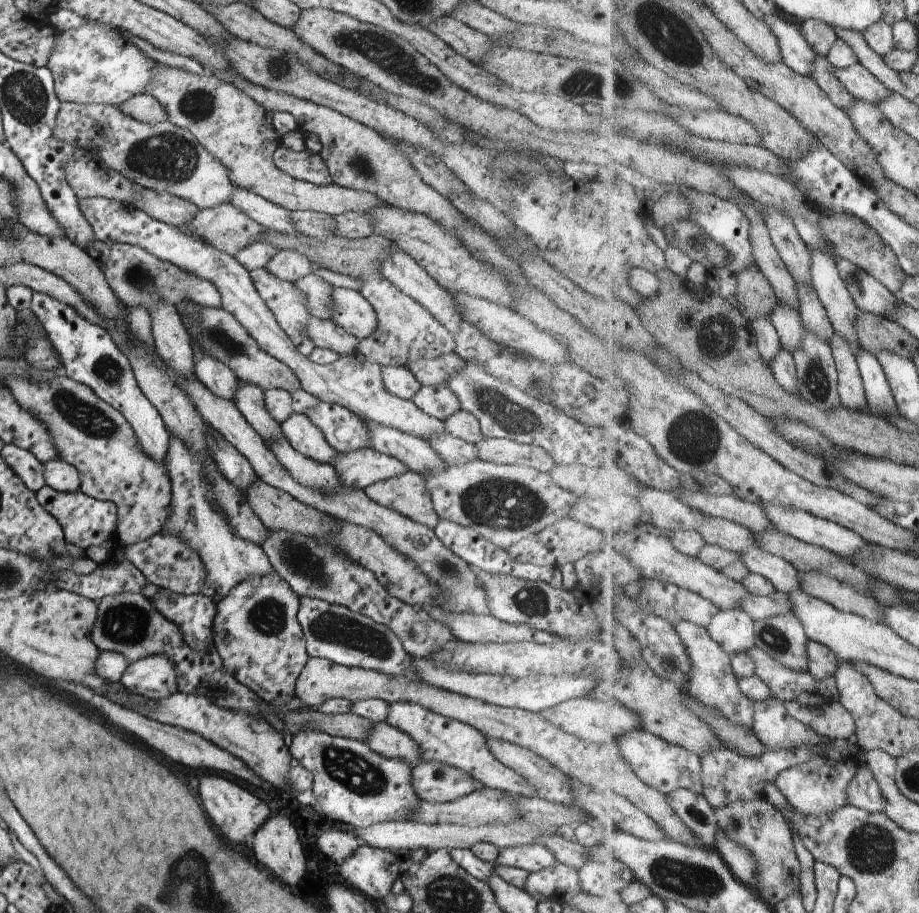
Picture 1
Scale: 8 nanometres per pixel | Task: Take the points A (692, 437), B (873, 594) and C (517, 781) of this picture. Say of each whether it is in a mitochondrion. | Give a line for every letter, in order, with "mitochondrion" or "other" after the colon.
A: mitochondrion
B: other
C: other

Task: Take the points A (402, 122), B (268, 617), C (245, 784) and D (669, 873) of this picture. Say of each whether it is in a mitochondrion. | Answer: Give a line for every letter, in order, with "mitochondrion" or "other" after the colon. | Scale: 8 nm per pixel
A: other
B: mitochondrion
C: other
D: mitochondrion

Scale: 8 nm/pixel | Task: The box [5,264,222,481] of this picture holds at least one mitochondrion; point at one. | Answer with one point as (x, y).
(87, 418)

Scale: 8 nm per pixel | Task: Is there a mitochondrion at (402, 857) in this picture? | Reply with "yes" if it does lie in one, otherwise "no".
no

